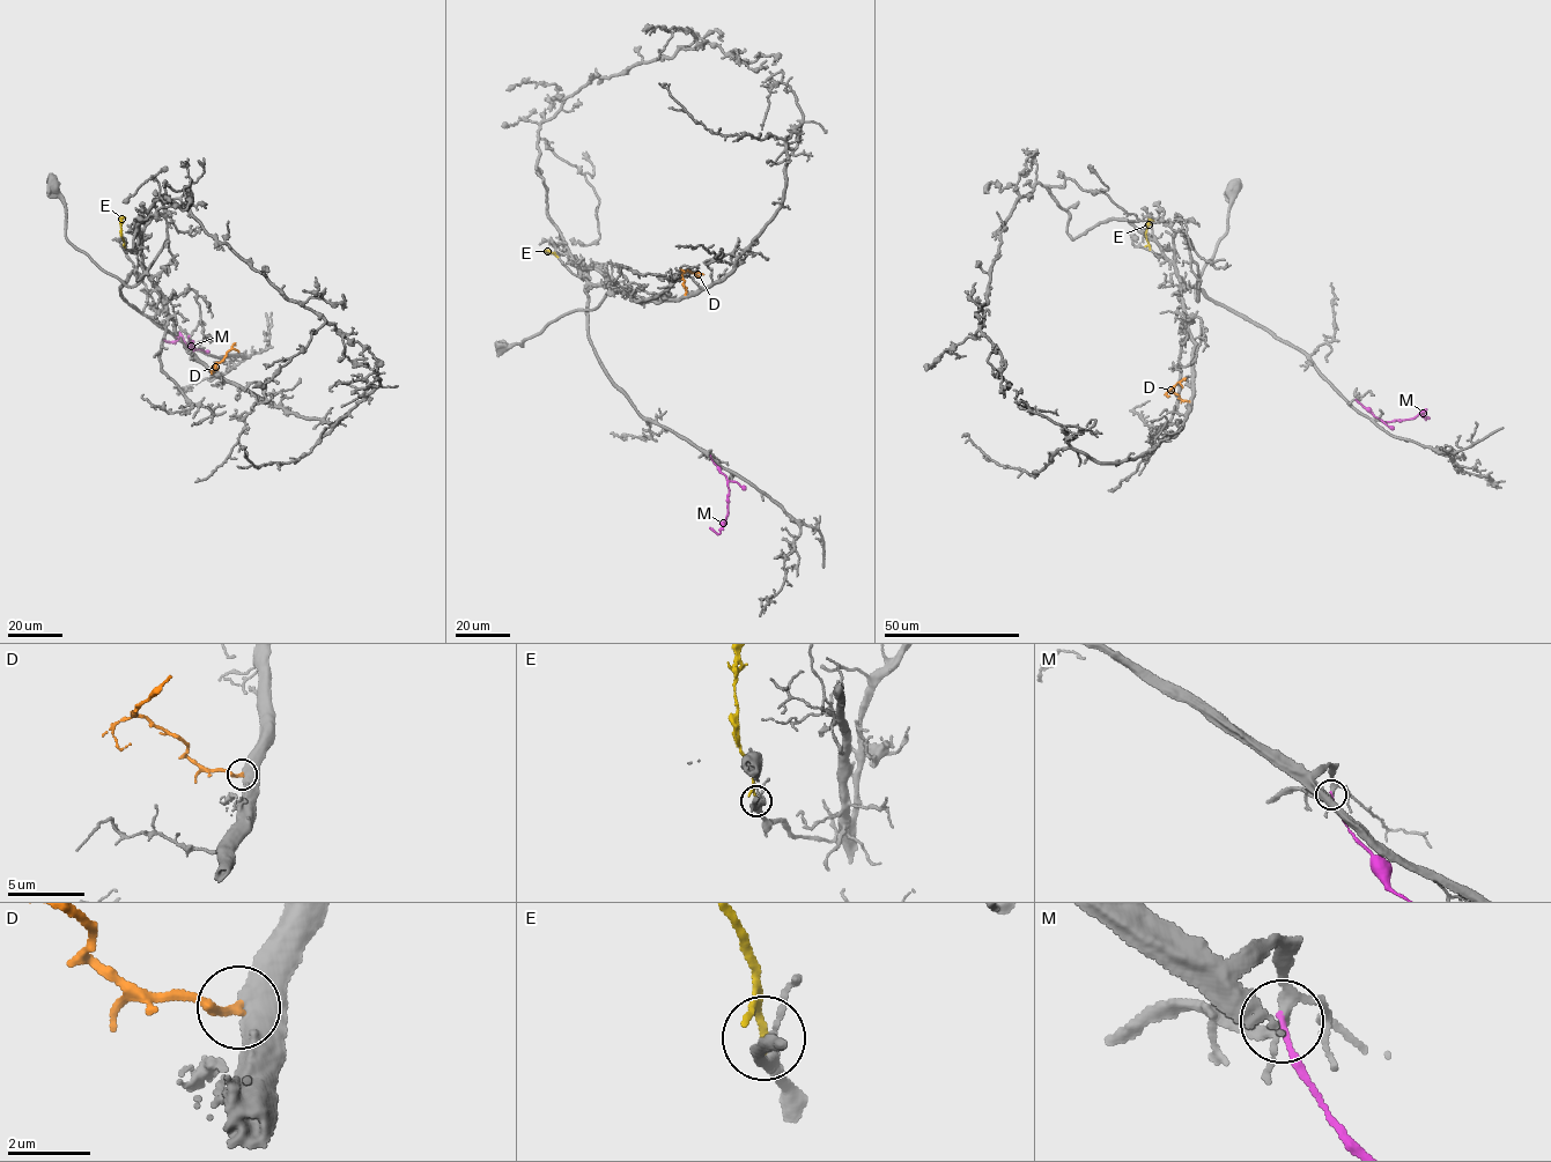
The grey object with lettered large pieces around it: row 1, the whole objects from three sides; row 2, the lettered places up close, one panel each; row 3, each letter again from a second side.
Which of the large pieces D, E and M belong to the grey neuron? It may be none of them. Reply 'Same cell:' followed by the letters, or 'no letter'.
Same cell: D

